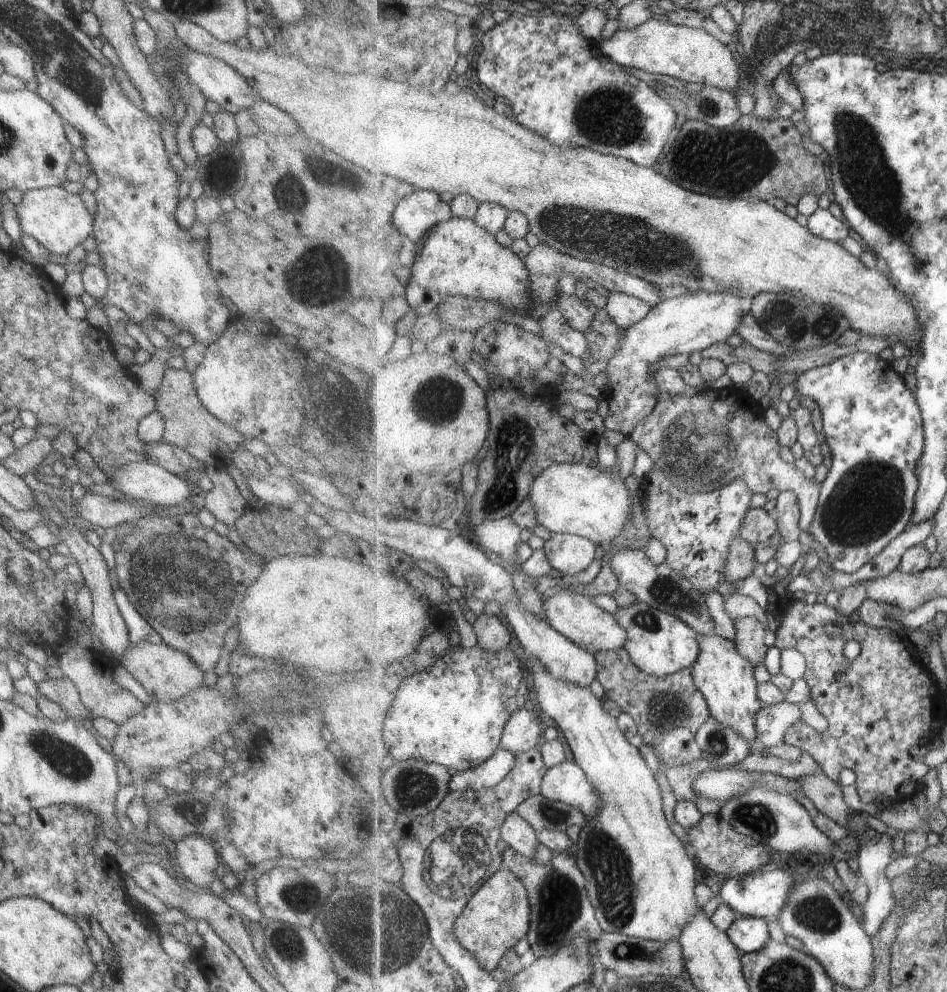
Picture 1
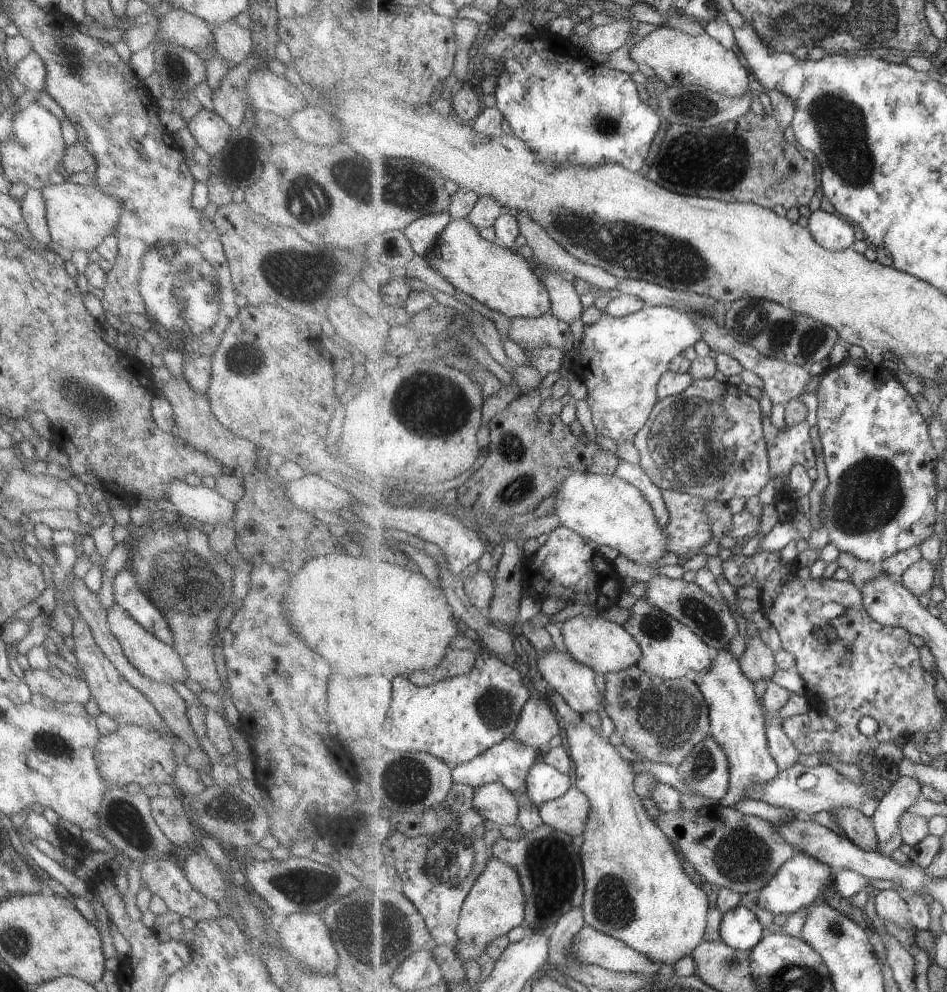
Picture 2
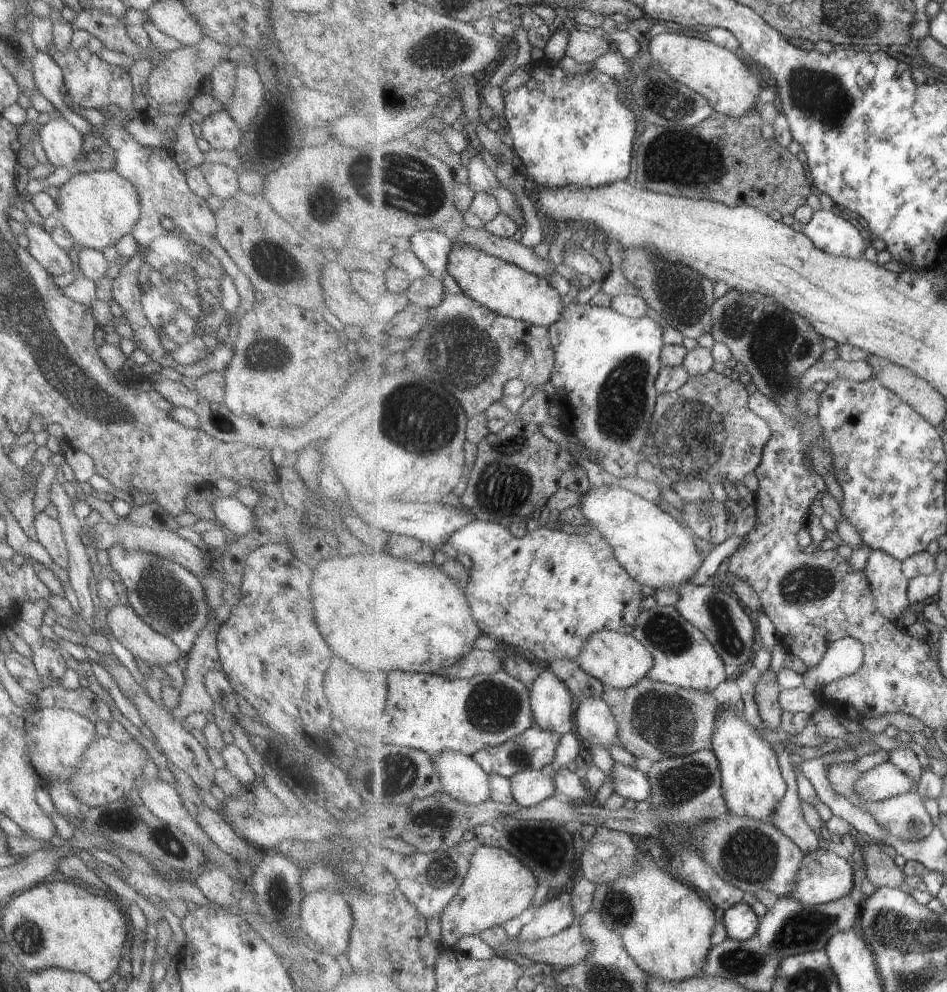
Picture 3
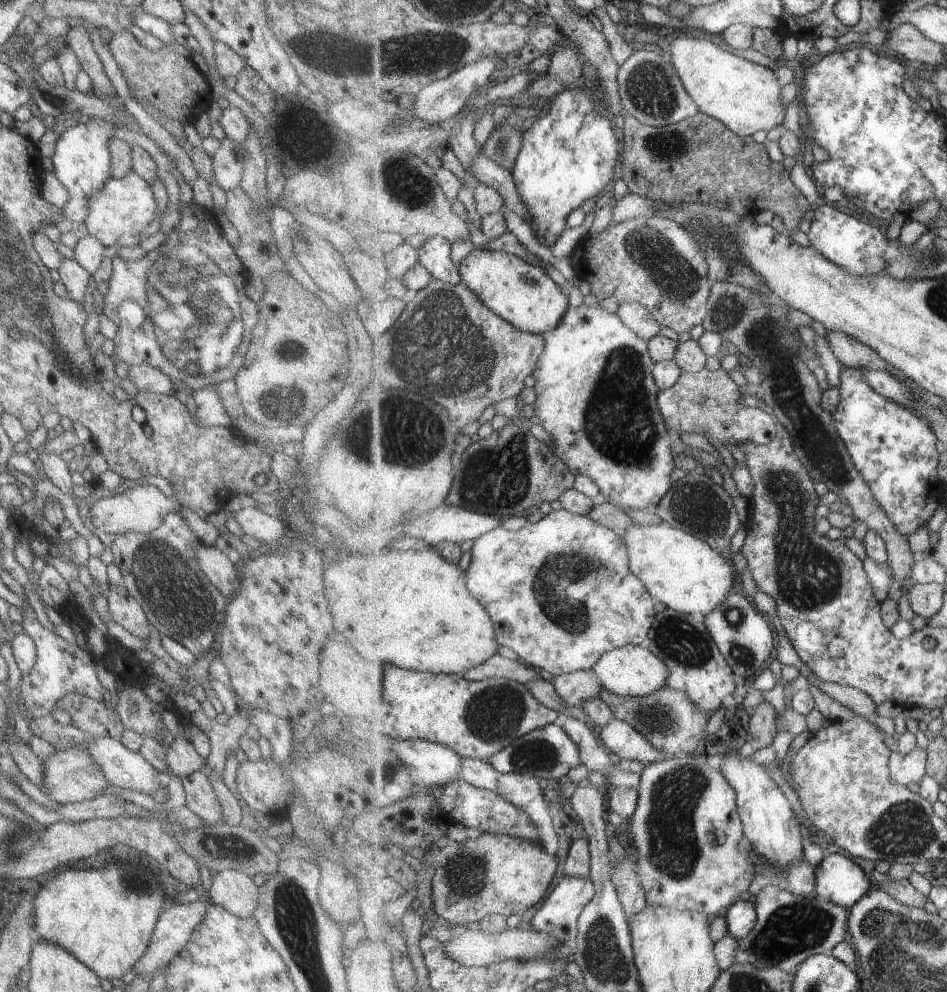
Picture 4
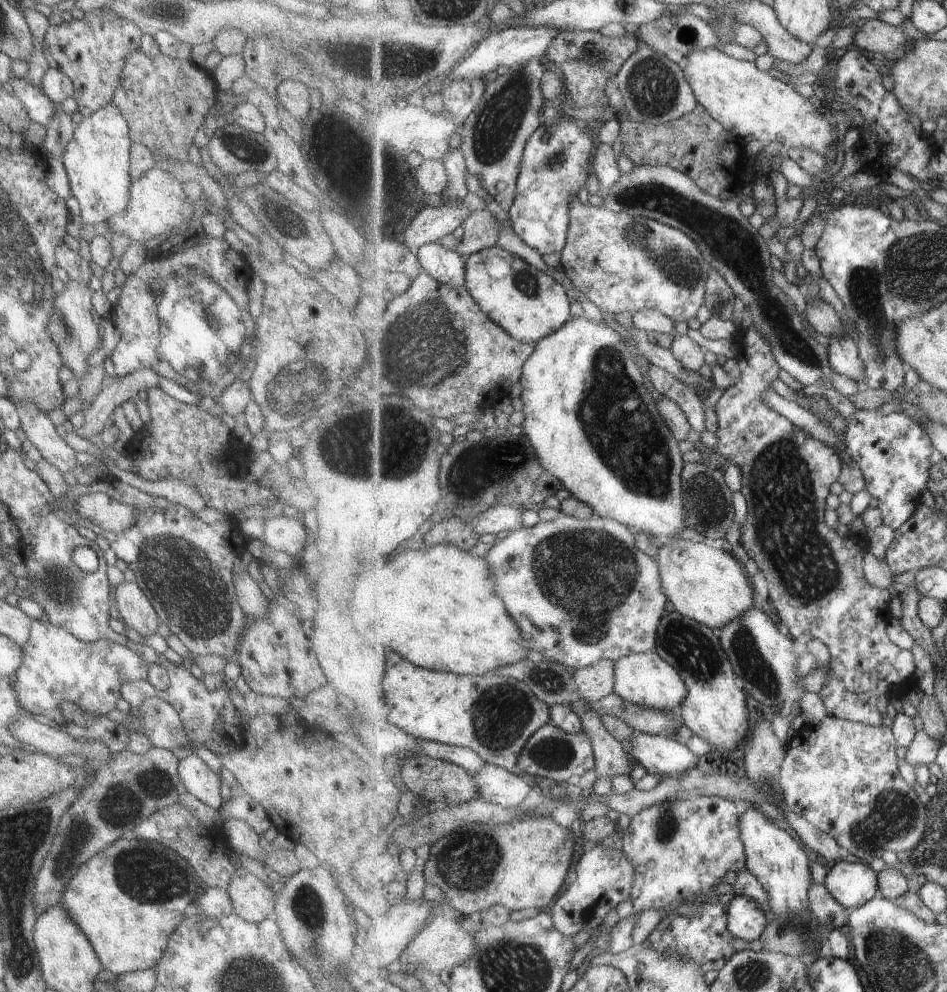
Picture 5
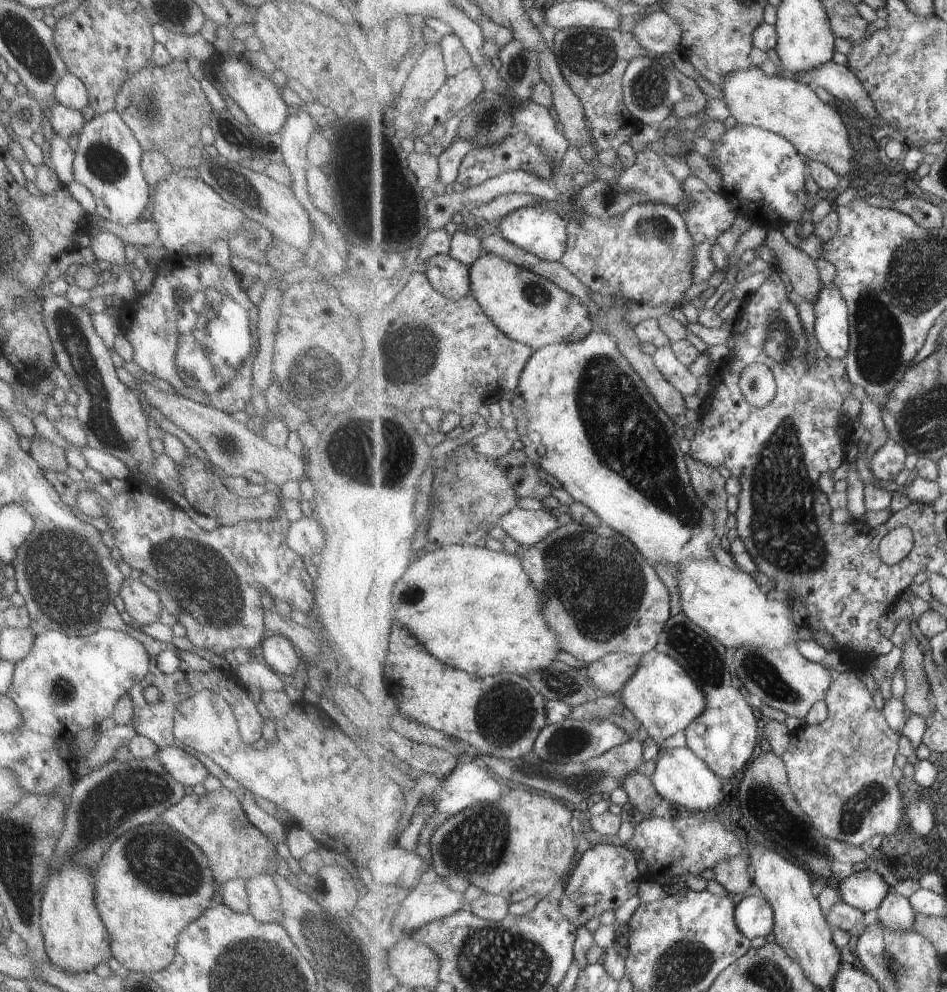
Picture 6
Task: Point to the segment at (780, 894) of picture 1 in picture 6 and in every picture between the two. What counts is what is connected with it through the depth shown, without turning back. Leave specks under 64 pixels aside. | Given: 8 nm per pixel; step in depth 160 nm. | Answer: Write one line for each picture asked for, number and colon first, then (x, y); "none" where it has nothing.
2: (799, 883)
3: (824, 877)
4: (840, 879)
5: (853, 884)
6: (866, 890)

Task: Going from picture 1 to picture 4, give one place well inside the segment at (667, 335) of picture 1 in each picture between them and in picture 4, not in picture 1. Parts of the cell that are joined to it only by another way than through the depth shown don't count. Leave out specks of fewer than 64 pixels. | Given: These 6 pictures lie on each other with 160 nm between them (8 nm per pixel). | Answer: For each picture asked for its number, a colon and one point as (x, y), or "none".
2: (624, 358)
3: (607, 364)
4: (596, 396)

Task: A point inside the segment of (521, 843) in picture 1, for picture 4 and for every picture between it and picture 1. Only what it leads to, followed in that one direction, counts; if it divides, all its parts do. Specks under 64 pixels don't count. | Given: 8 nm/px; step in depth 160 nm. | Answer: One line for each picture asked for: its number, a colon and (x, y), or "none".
2: (494, 801)
3: (461, 776)
4: (430, 764)

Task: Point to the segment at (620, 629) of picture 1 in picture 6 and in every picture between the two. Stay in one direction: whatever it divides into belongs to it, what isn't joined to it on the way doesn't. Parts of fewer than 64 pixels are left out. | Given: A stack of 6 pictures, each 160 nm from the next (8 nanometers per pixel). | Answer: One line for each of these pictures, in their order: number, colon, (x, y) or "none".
2: (606, 647)
3: (620, 661)
4: (631, 671)
5: (647, 679)
6: (663, 697)

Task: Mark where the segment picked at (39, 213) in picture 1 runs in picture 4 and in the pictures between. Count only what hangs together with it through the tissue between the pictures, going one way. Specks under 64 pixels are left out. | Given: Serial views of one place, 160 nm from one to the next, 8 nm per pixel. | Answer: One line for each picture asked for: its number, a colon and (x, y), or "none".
2: (77, 217)
3: (97, 208)
4: (126, 205)

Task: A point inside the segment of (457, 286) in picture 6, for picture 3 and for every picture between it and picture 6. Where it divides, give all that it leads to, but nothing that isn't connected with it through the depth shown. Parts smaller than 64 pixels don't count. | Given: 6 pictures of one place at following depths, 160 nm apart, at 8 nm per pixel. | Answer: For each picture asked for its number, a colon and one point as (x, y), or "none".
3: (434, 248)
4: (435, 255)
5: (448, 266)

